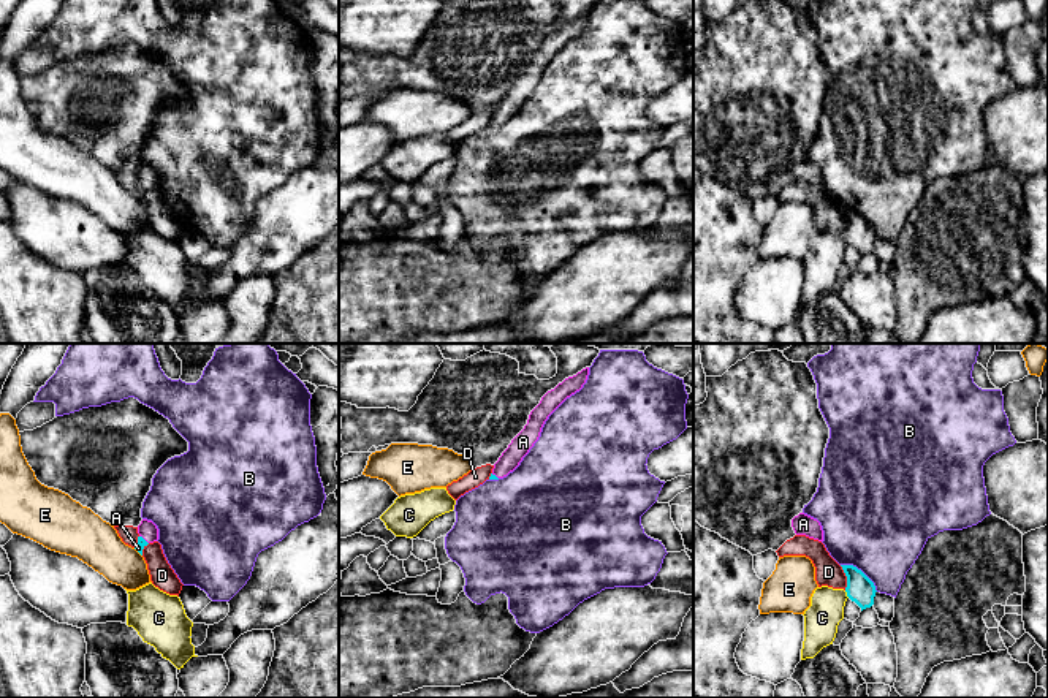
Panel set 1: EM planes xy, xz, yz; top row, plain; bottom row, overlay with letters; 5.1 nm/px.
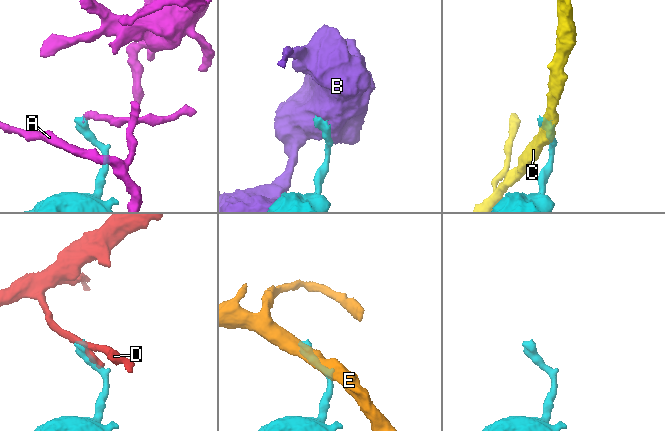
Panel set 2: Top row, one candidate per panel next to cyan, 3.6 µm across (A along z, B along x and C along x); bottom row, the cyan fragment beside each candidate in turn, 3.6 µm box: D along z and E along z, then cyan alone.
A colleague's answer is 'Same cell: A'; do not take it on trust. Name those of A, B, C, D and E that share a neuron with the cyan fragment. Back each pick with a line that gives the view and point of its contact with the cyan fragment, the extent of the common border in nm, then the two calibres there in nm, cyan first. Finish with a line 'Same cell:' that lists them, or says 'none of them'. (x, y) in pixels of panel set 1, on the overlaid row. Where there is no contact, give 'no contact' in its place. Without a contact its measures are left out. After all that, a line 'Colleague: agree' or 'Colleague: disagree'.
Same cell: none of them
Colleague: disagree

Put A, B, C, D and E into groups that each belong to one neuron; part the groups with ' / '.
A / B / C / D / E

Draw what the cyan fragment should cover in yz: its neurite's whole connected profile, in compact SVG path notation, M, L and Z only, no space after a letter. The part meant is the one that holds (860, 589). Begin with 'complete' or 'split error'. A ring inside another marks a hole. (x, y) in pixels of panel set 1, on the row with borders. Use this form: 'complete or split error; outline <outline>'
complete; outline M841 565L847 576L847 597L855 601L861 611L874 605L875 586L874 582L856 567Z

